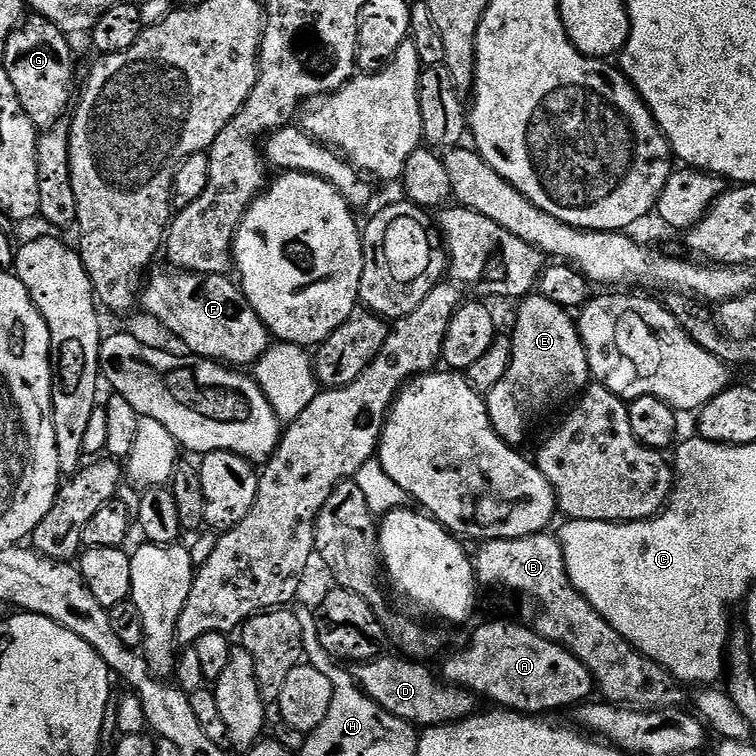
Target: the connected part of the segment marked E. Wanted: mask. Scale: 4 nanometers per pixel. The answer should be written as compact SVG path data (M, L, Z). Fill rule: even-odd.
M539 294L525 297L518 307L520 308L516 316L514 334L512 333L510 338L512 352L509 368L504 378L486 396L492 428L503 440L513 446L519 445L518 442L523 440L532 414L548 405L552 394L568 388L583 389L592 378L589 358L577 321L567 309Z

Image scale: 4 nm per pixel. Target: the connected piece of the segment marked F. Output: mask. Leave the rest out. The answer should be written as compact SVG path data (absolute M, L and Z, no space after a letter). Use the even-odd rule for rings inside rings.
M164 266L161 272L153 271L142 289L142 308L149 312L168 332L173 332L193 356L203 356L225 366L255 365L270 347L270 333L262 318L246 298L243 288L227 275L204 276L201 272L181 272Z

